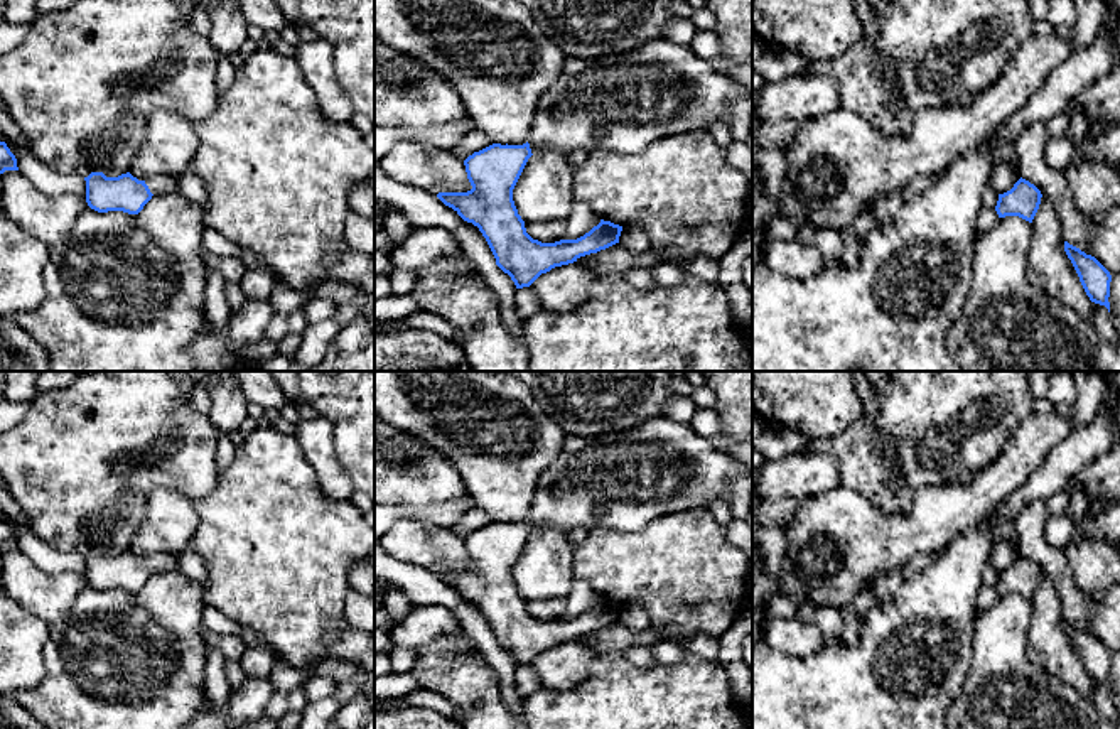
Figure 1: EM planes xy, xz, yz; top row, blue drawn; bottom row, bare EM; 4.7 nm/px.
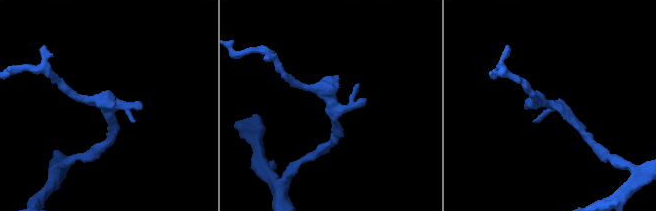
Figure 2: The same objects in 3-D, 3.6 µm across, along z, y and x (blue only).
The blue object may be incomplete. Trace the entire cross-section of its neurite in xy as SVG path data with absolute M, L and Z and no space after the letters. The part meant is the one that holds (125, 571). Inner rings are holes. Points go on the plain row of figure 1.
M91 550L84 559L86 580L98 591L123 589L138 592L153 574L179 569L177 557L170 554L138 559L130 550L118 555Z

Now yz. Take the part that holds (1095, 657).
M1064 619L1064 629L1071 638L1080 660L1091 680L1105 683L1110 690L1110 650L1091 633Z

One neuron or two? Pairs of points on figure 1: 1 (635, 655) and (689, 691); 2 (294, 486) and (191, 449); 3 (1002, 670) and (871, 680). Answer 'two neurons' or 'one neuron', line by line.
1: two neurons
2: two neurons
3: two neurons

